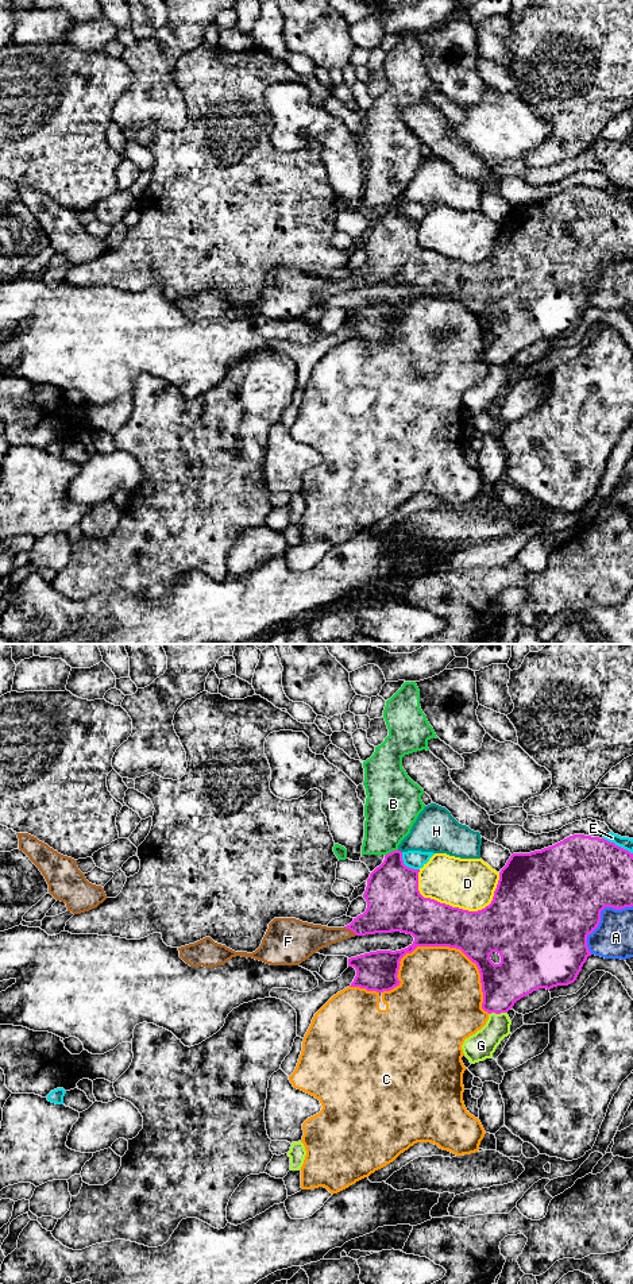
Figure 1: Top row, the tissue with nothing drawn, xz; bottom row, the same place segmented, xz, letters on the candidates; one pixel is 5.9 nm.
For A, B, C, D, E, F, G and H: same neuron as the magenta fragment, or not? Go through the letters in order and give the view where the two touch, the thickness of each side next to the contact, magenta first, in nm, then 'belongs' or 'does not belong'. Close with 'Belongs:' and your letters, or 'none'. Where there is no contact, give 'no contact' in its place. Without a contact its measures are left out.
A: xz | 500/240 nm | does not belong
B: xz | 320/320 nm | does not belong
C: xz | 280/480 nm | does not belong
D: xz | 320/300 nm | does not belong
E: xz | 460/70 nm | does not belong
F: xz | 260/170 nm | belongs
G: xz | 260/160 nm | does not belong
H: xz | 320/260 nm | does not belong
Belongs: F

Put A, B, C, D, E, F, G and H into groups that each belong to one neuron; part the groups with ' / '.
A / B / C / D / E / F / G / H

